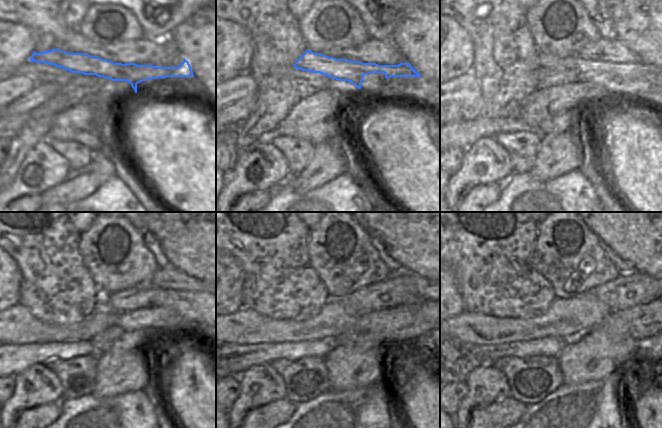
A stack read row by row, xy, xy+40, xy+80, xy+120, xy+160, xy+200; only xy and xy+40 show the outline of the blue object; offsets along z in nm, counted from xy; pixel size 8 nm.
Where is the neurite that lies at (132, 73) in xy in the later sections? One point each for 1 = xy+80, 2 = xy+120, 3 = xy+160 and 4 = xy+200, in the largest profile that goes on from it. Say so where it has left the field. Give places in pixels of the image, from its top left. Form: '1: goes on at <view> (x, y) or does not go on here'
1: goes on at xy+80 (573, 69)
2: goes on at xy+120 (146, 296)
3: goes on at xy+160 (395, 291)
4: goes on at xy+200 (626, 291)

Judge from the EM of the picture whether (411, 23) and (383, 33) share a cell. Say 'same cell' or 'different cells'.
different cells

